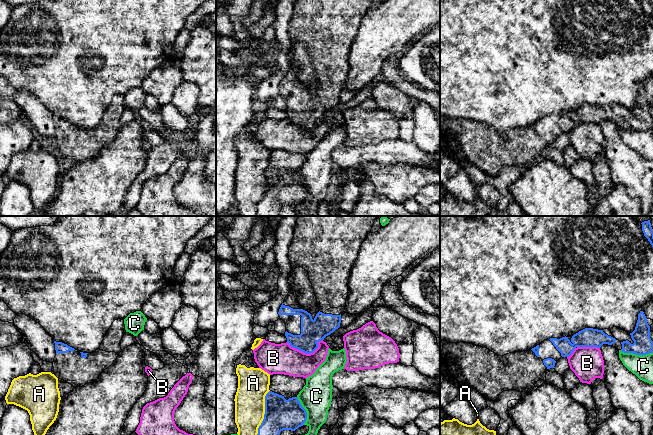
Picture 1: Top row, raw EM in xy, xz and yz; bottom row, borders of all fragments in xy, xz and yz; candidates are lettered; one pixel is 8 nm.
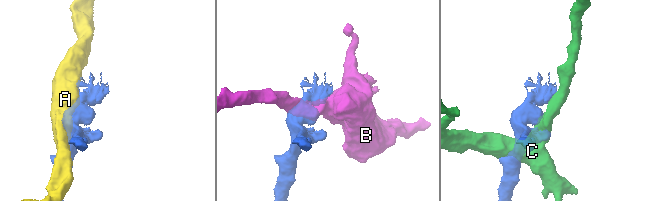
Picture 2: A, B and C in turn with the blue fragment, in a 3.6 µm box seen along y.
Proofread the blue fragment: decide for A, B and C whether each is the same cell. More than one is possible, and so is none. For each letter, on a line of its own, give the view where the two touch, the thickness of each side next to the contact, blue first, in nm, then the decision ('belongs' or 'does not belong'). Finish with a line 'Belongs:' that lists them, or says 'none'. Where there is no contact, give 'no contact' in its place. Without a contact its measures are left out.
A: xz | 260/240 nm | does not belong
B: xz | 190/240 nm | does not belong
C: yz | 150/180 nm | does not belong
Belongs: none

